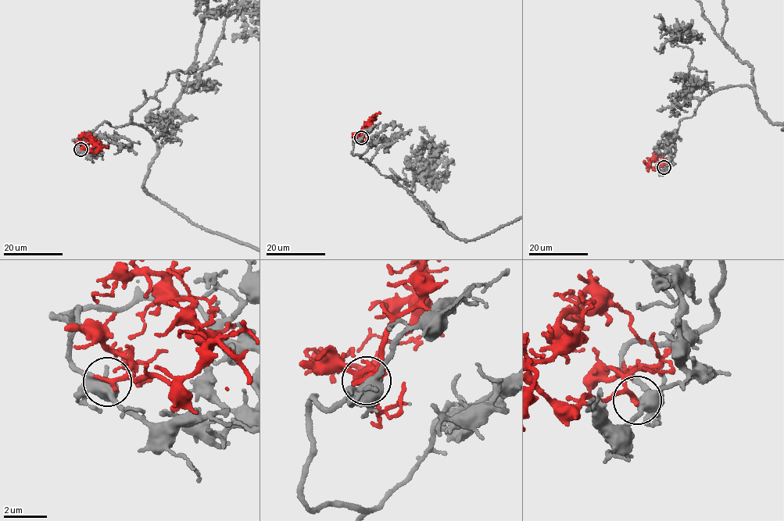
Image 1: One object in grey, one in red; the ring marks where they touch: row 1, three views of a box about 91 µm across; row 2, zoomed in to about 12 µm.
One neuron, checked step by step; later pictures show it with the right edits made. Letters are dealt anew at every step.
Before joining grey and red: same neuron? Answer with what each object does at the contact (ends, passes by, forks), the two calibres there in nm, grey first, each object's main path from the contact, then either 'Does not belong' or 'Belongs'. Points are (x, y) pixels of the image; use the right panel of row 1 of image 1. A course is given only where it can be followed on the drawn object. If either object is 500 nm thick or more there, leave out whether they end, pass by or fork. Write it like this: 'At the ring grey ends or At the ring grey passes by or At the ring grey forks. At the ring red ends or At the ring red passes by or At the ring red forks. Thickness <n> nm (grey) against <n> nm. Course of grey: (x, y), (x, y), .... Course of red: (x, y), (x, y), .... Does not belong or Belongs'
At the ring grey forks. At the ring red passes by. Thickness 480 nm (grey) against 190 nm. Course of red: (664, 167), (651, 167), (649, 162), (656, 152), (656, 160). Belongs

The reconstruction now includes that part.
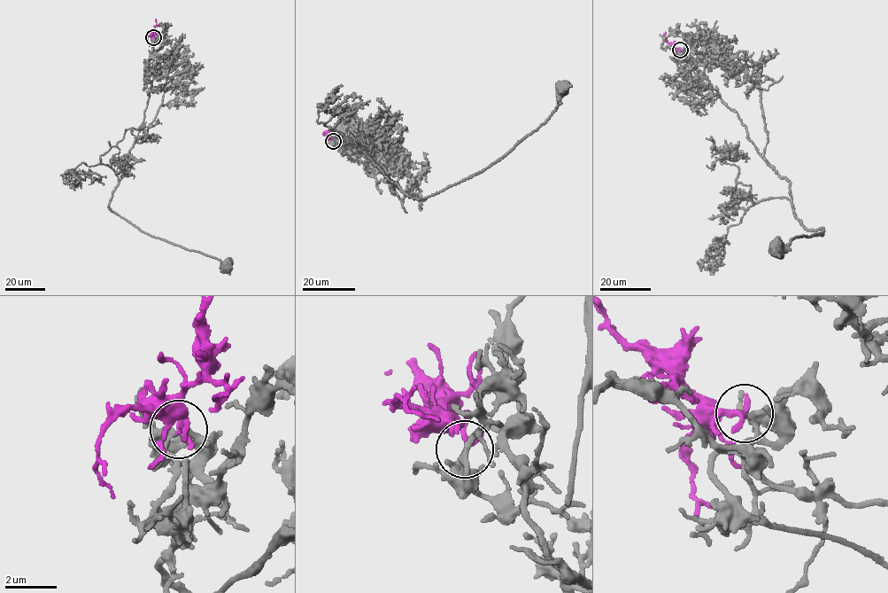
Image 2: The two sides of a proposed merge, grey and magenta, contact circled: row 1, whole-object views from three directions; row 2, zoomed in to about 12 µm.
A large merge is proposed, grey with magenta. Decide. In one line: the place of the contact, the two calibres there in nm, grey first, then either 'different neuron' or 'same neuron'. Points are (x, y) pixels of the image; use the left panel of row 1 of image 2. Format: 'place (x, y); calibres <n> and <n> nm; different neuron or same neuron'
place (153, 37); calibres 170 and 200 nm; same neuron

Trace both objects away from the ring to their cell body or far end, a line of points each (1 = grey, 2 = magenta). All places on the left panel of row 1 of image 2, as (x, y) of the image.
1: (153, 37), (154, 50), (144, 75), (151, 87), (144, 120), (108, 206), (142, 231), (227, 265)
2: (153, 37), (156, 19)

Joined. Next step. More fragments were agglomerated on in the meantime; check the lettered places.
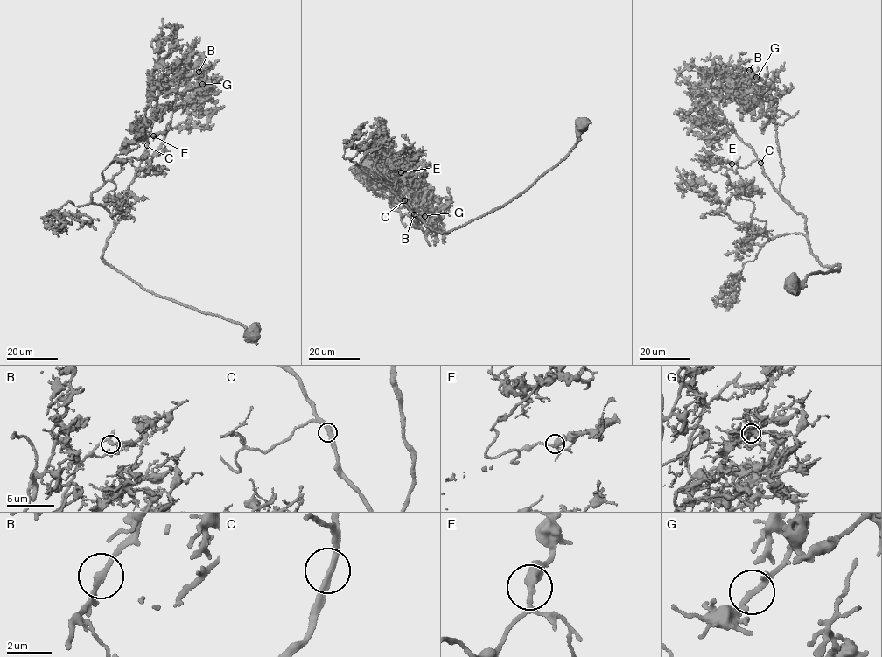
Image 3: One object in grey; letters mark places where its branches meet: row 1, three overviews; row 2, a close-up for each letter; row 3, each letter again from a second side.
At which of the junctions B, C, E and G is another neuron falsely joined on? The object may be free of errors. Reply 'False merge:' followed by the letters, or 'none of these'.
False merge: none of these

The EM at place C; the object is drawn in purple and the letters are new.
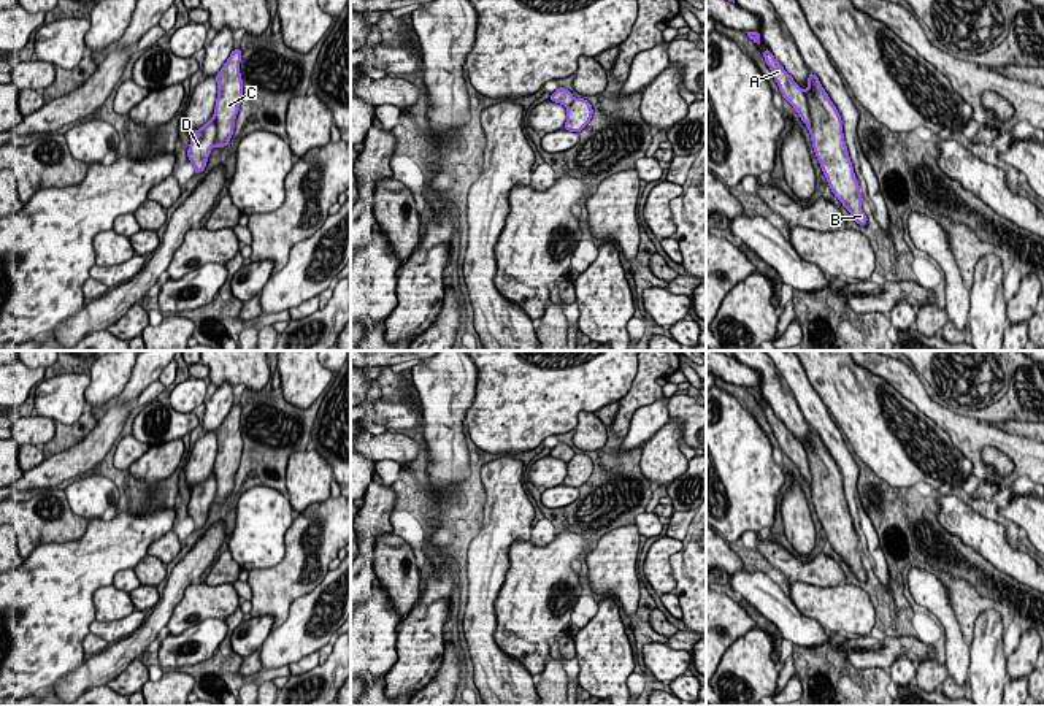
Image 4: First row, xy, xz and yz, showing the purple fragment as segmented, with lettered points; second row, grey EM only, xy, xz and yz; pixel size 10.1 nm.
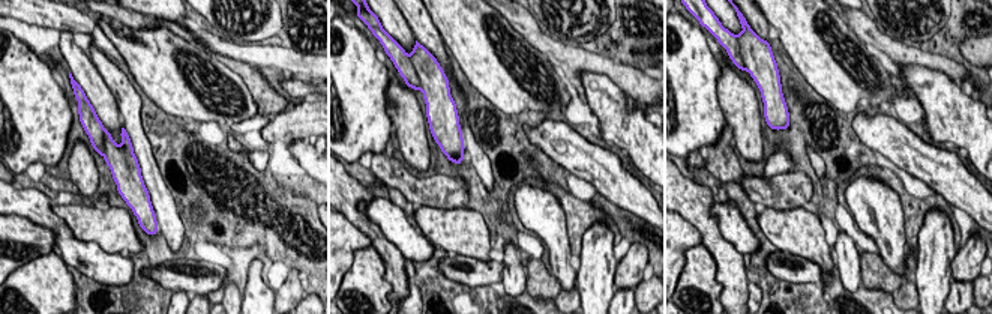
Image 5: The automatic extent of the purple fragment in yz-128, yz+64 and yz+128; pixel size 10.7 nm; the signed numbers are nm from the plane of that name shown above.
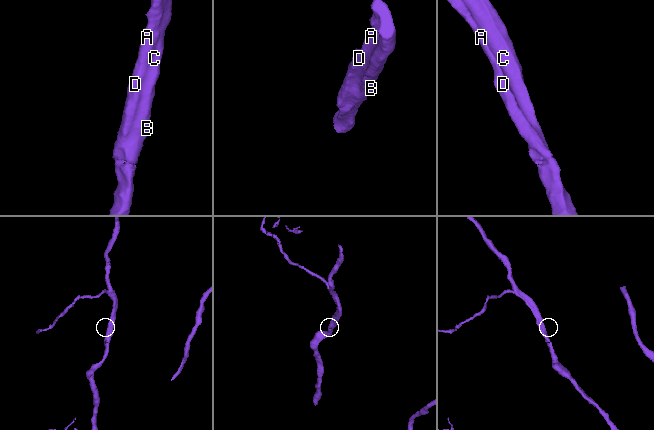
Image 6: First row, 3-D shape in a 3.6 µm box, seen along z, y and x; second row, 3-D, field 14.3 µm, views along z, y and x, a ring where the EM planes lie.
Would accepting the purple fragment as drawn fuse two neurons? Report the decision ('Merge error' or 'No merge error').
No merge error

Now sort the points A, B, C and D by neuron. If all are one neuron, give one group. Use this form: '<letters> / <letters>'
A B C D

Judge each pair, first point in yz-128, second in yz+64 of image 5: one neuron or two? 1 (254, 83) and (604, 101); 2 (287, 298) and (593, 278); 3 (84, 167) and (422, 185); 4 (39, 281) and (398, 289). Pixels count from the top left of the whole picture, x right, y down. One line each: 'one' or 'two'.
1: two
2: two
3: two
4: two

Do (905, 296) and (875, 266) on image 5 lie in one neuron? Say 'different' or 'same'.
same

